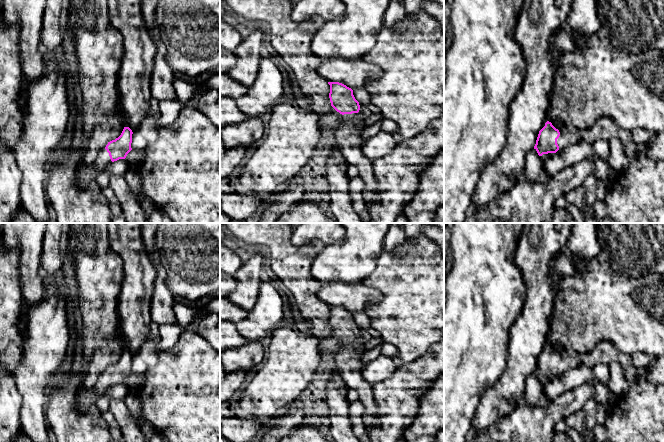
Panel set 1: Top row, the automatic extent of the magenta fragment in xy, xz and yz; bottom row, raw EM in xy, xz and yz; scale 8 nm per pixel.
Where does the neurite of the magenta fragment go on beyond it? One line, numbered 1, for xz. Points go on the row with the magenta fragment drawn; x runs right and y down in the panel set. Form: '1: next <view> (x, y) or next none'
1: next xz (358, 121)

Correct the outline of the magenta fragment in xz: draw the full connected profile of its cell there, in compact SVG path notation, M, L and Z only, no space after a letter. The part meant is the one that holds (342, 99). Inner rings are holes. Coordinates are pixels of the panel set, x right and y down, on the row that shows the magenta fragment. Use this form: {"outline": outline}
{"outline": "M328 82L330 85L329 98L331 106L339 112L344 120L351 121L359 131L359 137L362 143L366 141L362 137L365 131L364 119L357 113L360 110L359 102L353 95L353 90L339 82Z"}

